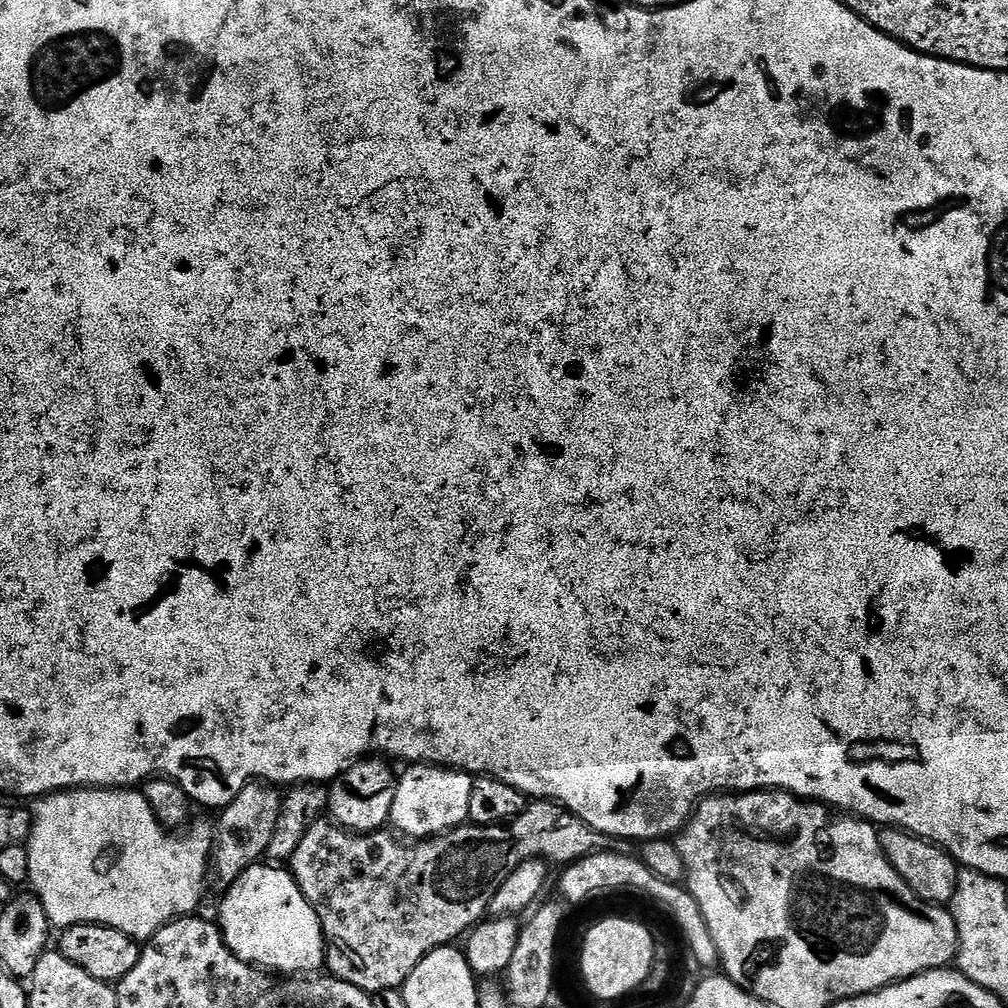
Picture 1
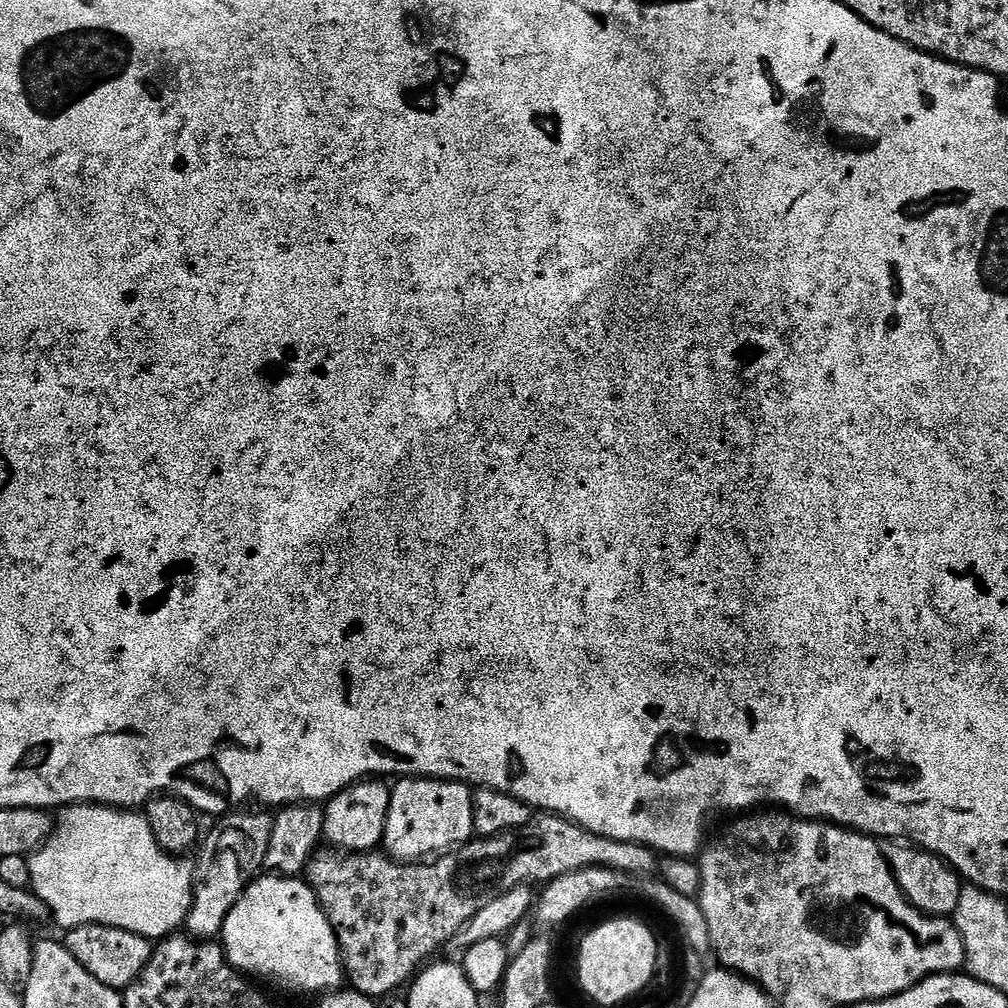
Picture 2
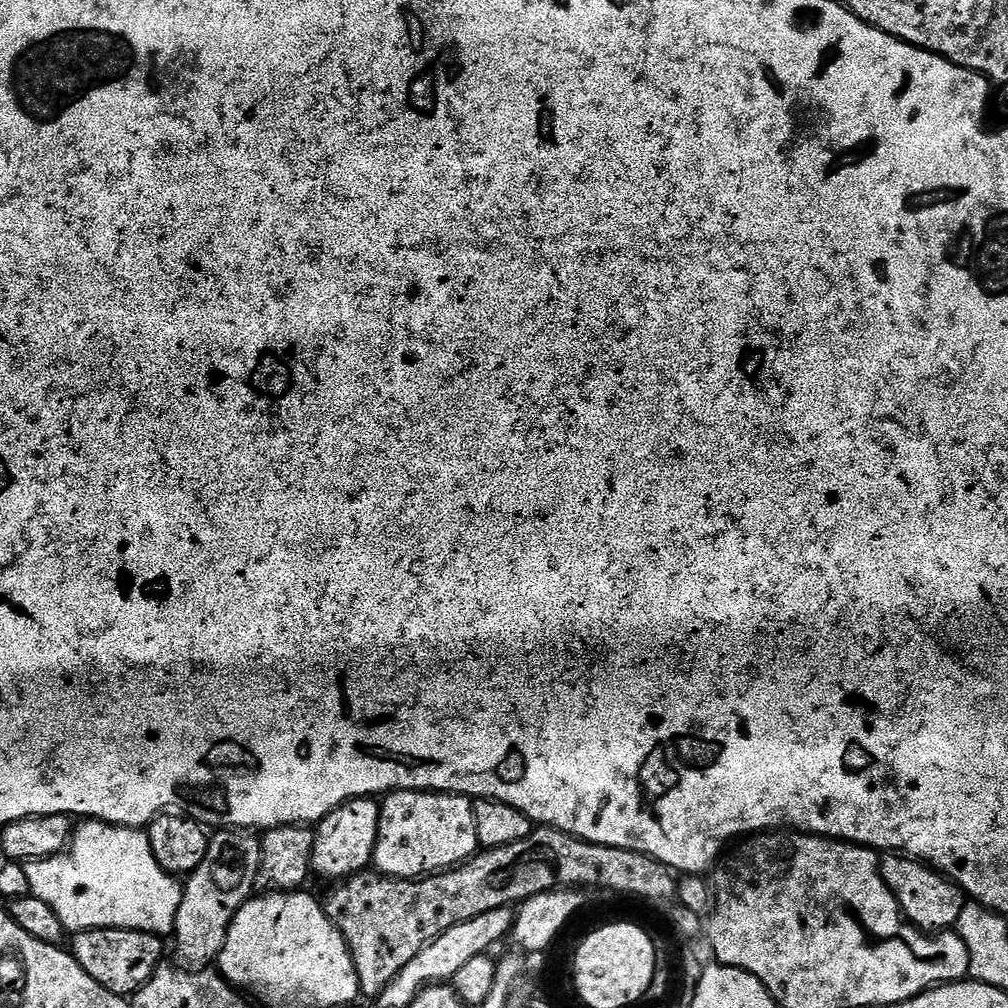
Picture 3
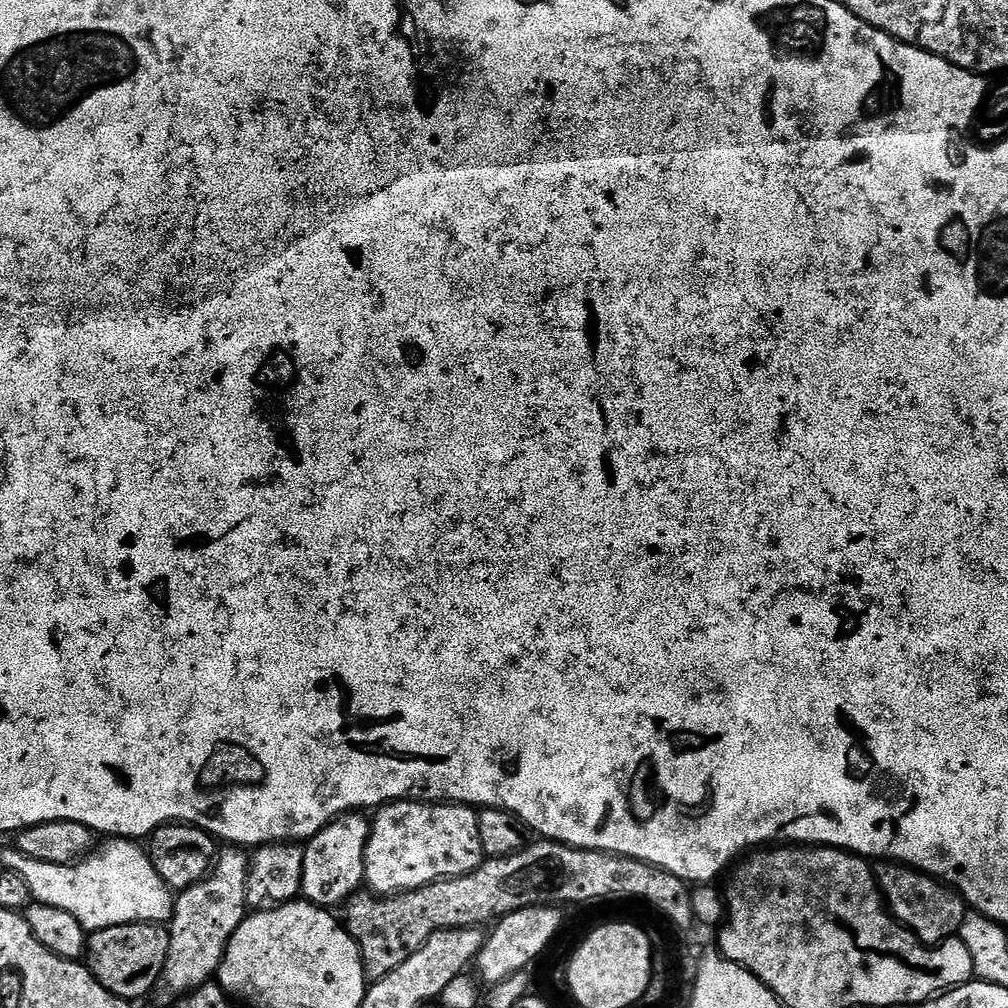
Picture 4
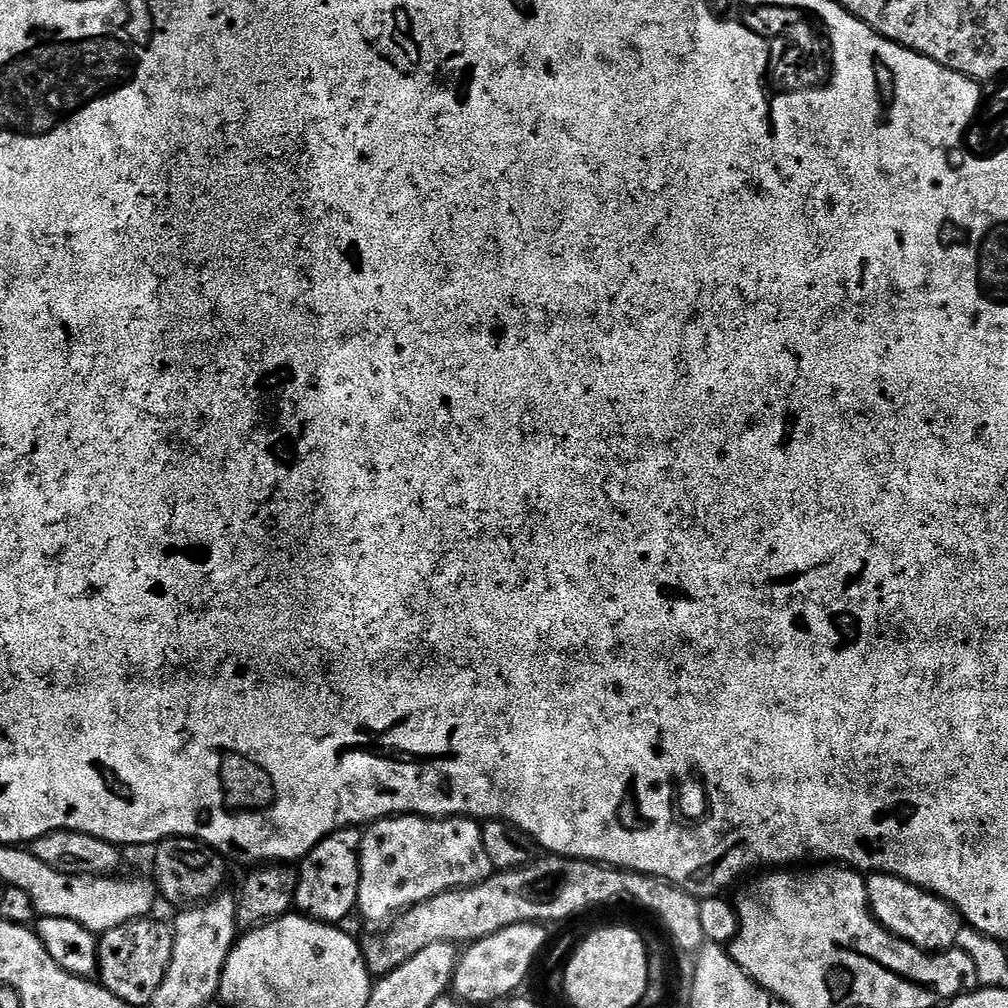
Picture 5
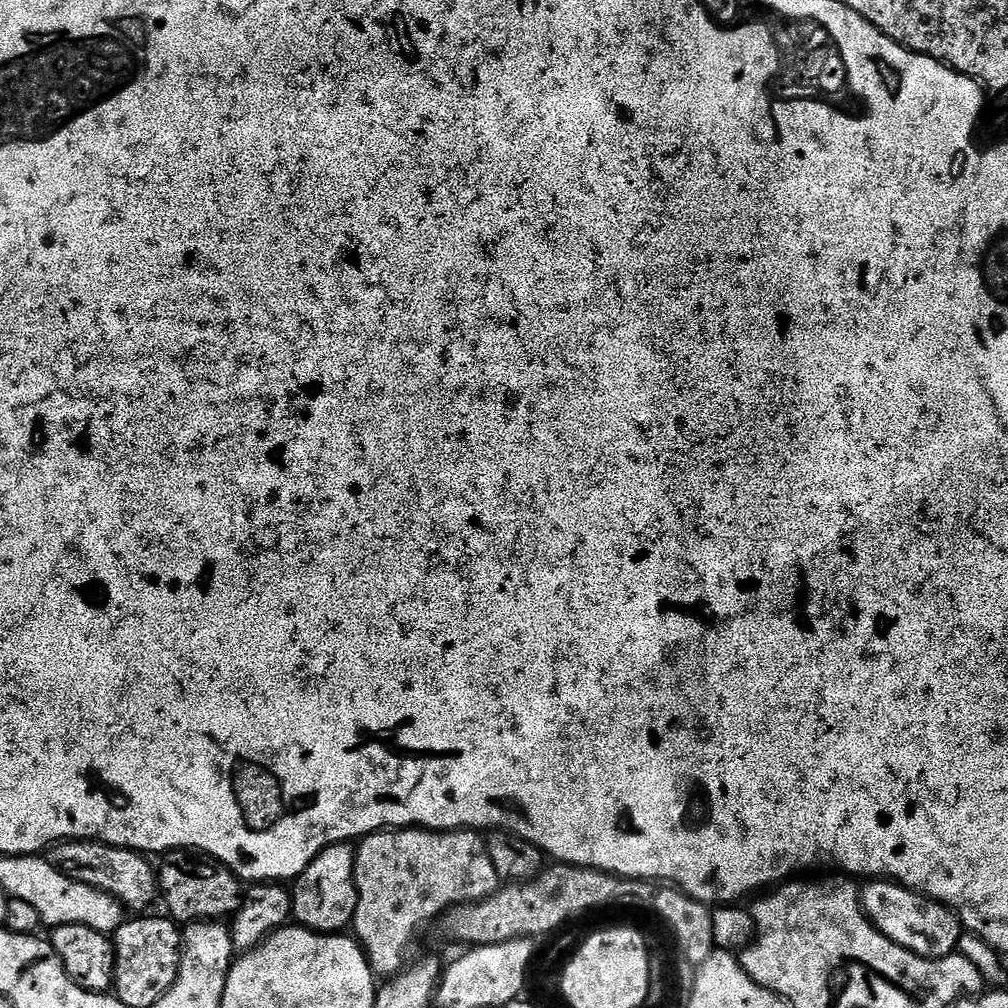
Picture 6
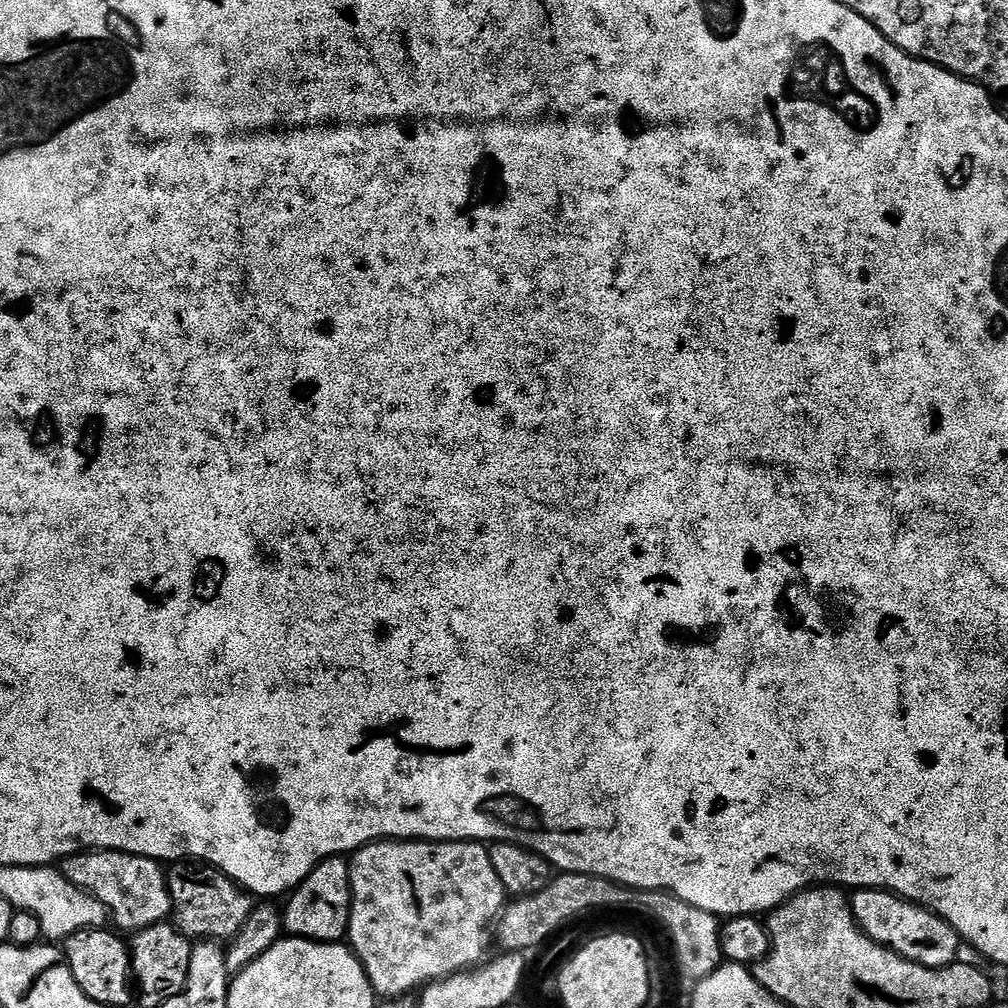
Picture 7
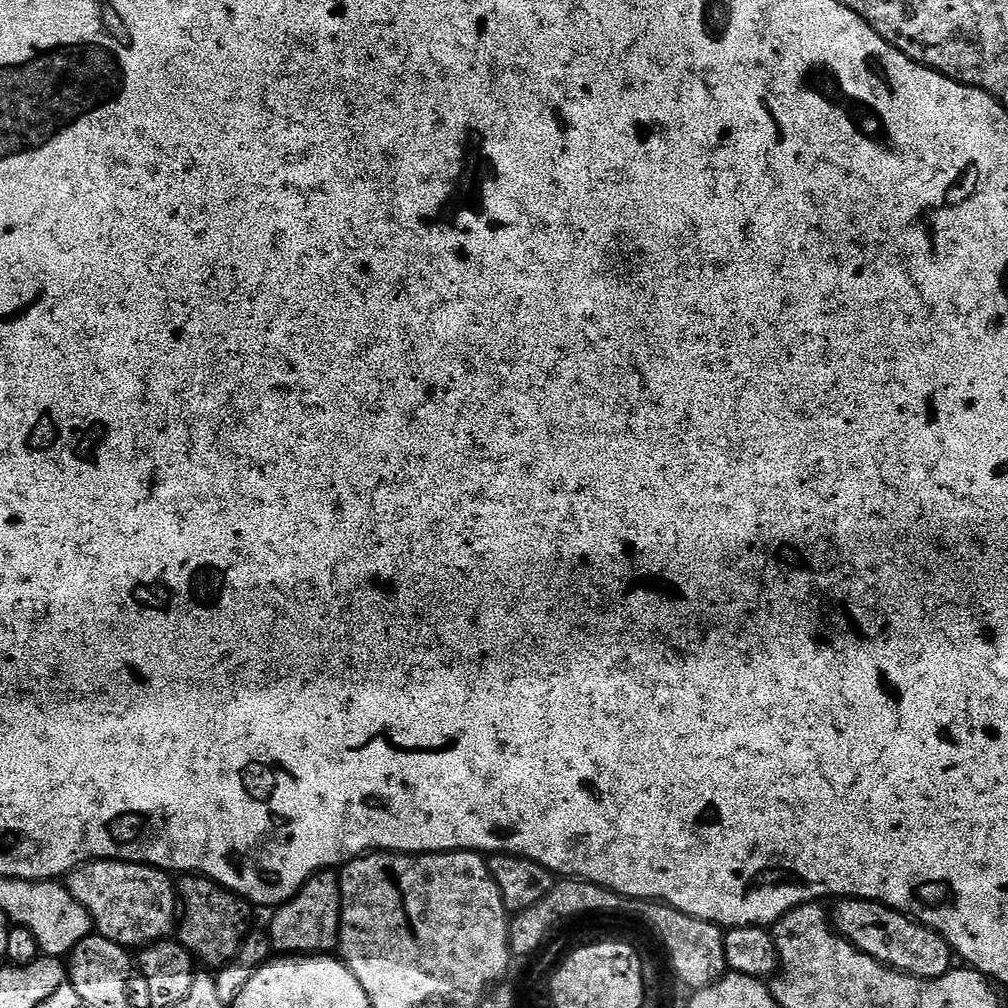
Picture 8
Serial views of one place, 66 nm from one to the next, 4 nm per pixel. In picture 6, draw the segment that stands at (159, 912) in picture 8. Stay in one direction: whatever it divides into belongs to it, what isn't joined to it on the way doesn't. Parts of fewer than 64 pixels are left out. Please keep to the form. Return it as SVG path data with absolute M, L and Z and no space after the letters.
M66 840L53 844L47 849L46 859L54 870L61 872L66 878L88 884L115 896L125 909L140 914L158 900L158 872L148 865L149 857L139 852L131 852L129 848L115 848L112 844L102 844L98 840Z

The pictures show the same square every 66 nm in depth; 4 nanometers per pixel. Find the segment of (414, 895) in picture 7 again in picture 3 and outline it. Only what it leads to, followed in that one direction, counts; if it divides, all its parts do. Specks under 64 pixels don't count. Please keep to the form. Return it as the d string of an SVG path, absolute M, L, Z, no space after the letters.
M389 792L380 804L378 842L372 855L375 871L396 880L419 880L438 872L446 872L463 864L480 848L478 830L474 826L473 801L453 792Z

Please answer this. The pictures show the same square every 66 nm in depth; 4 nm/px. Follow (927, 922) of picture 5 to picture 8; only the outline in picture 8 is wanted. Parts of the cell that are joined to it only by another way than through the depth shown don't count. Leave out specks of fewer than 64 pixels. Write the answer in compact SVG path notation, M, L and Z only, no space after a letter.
M844 898L837 904L840 904L836 912L834 908L834 927L837 933L867 956L881 960L883 964L896 968L899 972L926 978L938 978L953 967L952 947L934 929L918 923L911 916L887 908L876 900Z

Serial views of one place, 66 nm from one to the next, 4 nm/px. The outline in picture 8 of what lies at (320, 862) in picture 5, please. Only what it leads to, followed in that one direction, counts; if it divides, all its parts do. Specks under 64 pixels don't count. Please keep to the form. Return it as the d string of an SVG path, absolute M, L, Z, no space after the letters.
M335 871L315 872L305 884L296 891L296 895L285 904L279 905L272 916L272 925L266 928L272 939L273 949L280 954L328 954L340 943L340 877Z

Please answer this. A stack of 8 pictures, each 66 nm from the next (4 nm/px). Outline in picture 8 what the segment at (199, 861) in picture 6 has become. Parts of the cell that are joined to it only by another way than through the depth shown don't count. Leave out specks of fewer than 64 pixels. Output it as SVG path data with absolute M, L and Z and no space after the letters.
M184 874L179 877L178 900L182 905L178 943L186 951L191 952L201 965L209 964L212 967L209 969L219 970L240 953L240 947L247 940L248 933L253 927L254 908L249 901L226 888L221 888L207 876L199 874Z

